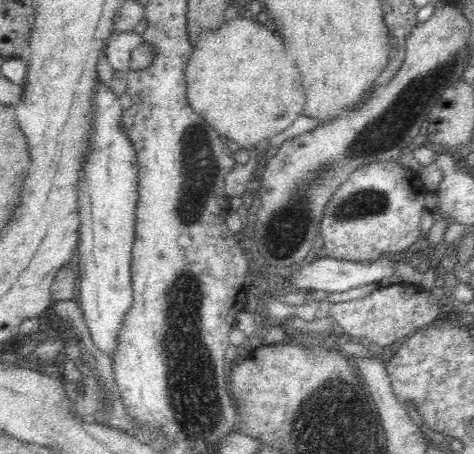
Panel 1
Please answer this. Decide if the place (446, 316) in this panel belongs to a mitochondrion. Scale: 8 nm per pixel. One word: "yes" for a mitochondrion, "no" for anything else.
no

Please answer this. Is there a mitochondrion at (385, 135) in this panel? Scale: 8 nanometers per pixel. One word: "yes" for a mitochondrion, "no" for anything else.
yes

